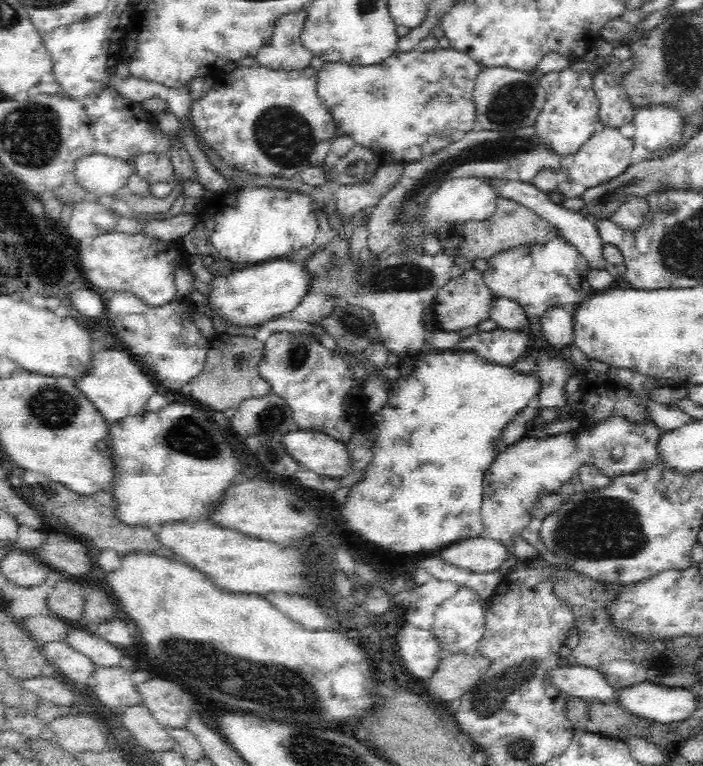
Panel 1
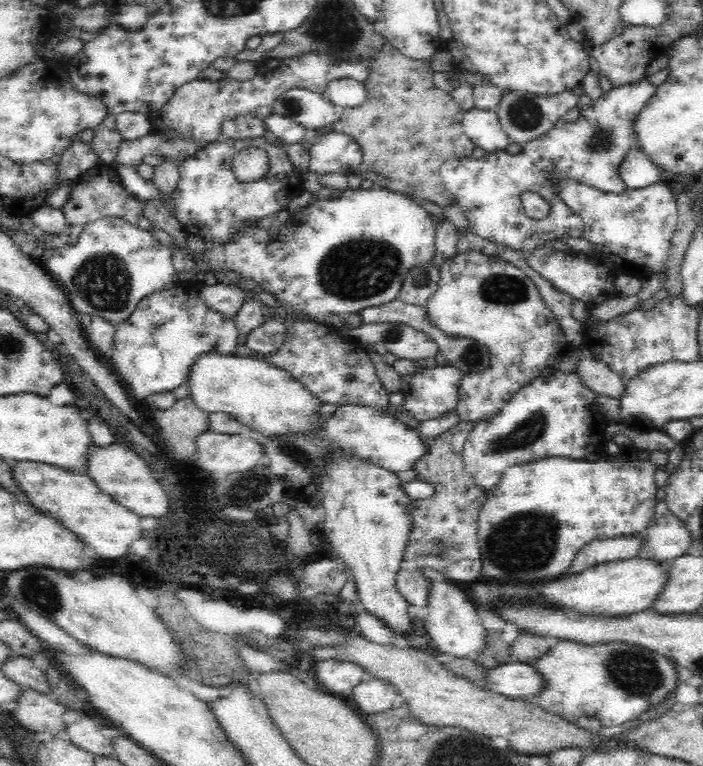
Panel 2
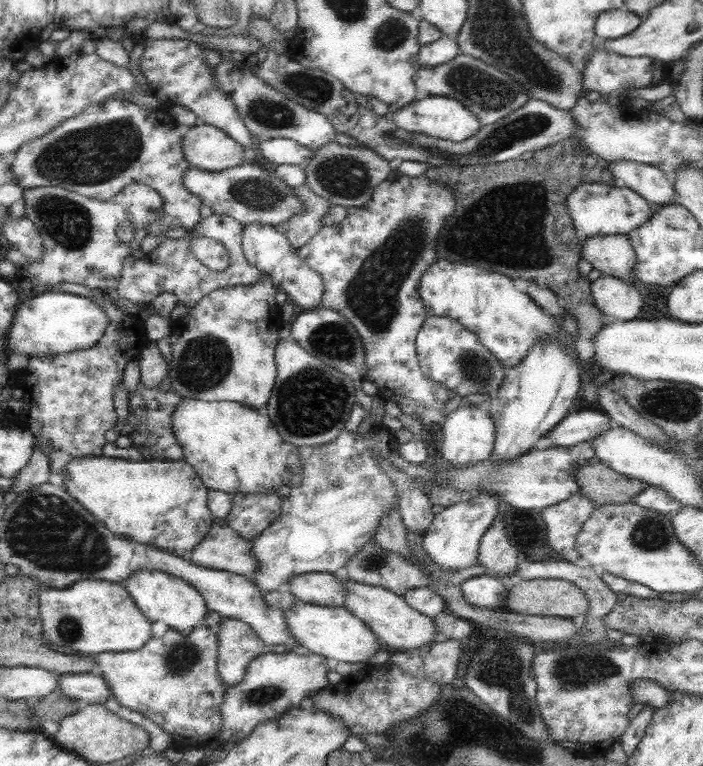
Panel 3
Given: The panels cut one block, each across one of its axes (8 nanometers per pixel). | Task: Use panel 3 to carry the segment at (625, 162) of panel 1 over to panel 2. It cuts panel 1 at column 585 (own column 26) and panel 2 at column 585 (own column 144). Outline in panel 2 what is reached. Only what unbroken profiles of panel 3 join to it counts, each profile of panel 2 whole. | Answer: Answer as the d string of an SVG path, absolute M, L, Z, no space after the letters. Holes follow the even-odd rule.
M648 76L634 84L612 88L600 100L592 102L592 106L586 106L584 110L574 108L558 122L558 126L554 126L554 130L528 142L516 156L504 150L486 154L484 158L470 156L444 162L440 176L448 192L456 198L456 204L464 210L468 230L498 246L526 254L564 236L580 238L584 224L580 220L570 220L572 210L558 198L558 178L570 178L572 182L610 194L622 194L628 190L620 178L620 166L626 154L638 146L634 132L636 118L650 98L654 98L656 88L658 86L652 86ZM522 194L540 194L550 204L550 214L540 220L530 220L522 208Z

